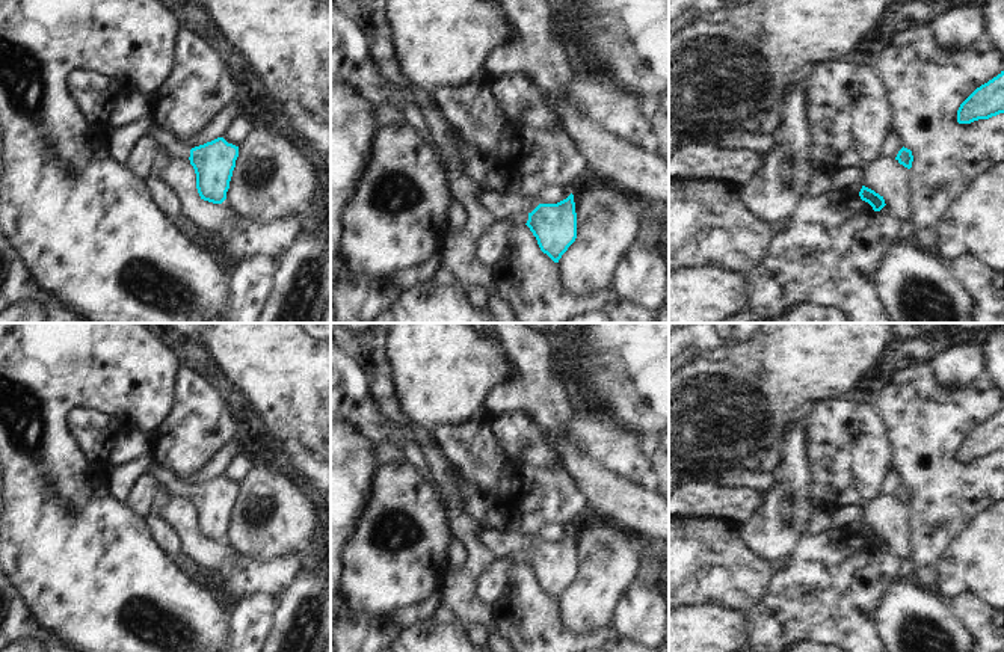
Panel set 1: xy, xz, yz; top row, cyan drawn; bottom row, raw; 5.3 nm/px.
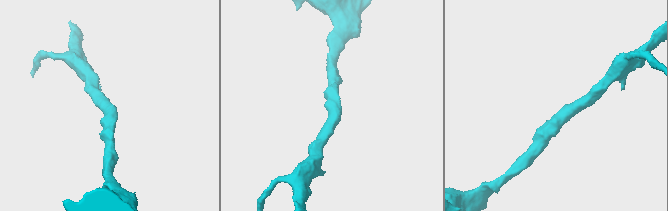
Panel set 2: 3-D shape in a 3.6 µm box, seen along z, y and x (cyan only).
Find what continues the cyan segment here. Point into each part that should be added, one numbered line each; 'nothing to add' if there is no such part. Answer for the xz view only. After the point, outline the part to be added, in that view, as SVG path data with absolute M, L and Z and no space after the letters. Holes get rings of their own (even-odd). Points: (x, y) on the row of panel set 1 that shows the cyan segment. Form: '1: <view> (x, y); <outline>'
1: xz (518, 219); M519 211L512 214L509 219L506 219L509 223L512 223L513 226L524 226L528 220L528 213L525 211Z

